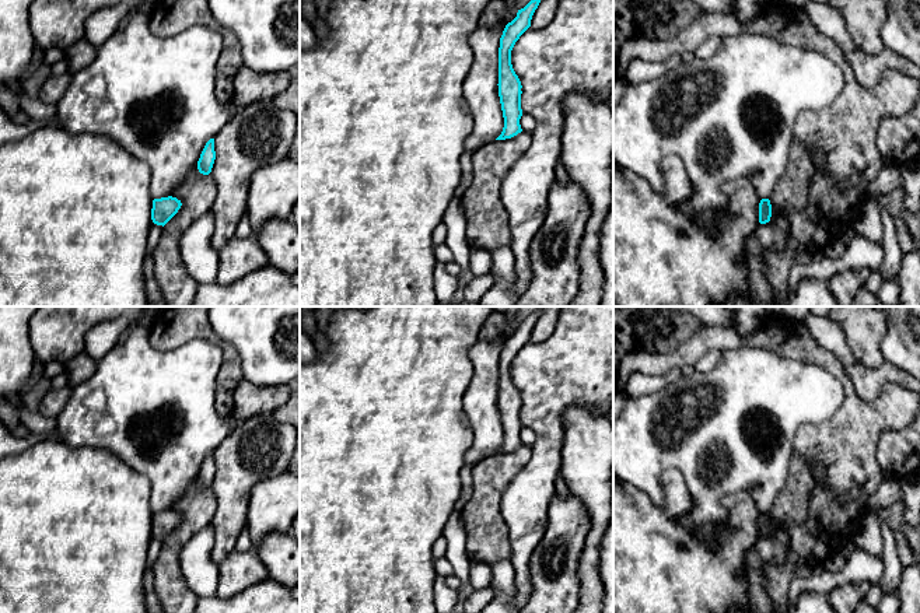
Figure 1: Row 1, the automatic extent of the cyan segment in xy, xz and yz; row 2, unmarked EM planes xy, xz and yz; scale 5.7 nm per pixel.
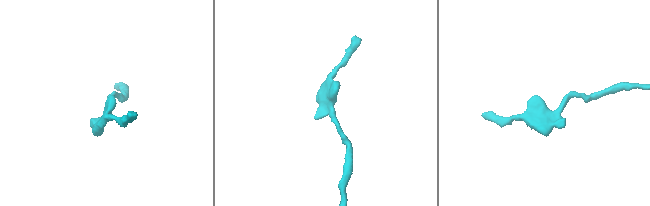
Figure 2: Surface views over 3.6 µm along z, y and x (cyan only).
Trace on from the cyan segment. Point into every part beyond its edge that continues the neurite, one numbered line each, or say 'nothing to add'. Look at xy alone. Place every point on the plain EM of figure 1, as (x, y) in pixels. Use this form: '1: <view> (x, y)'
nothing to add

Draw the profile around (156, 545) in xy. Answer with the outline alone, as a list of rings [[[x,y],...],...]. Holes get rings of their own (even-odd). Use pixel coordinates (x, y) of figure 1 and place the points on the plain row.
[[[151,537],[147,553],[147,570],[151,570],[162,547],[162,539]]]

